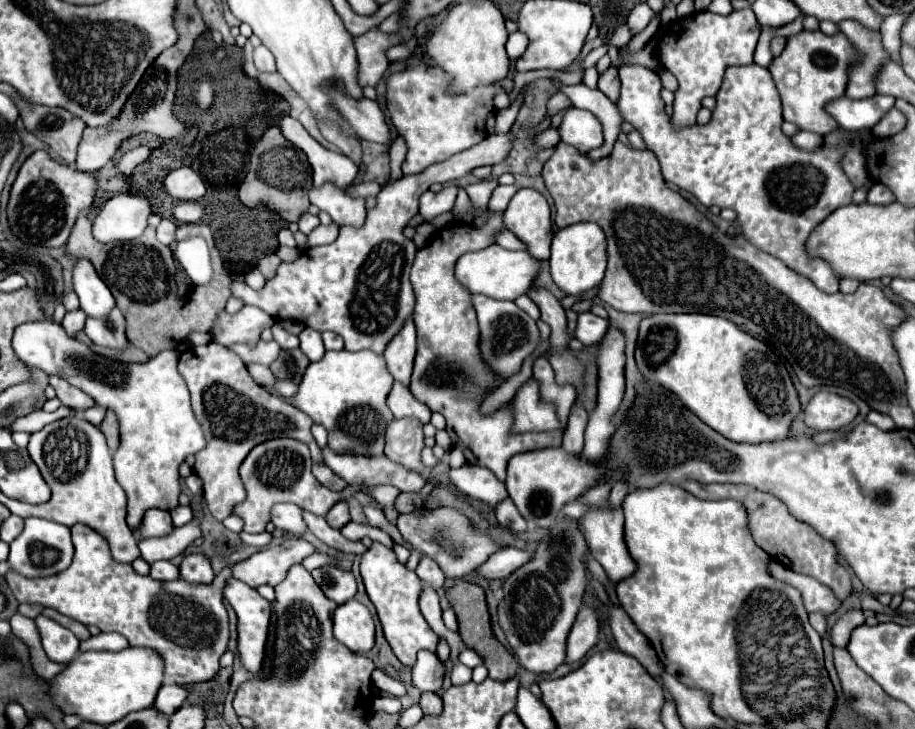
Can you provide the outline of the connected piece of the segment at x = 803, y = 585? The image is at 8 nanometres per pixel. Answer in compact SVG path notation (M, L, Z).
M777 561L769 563L769 575L773 575L781 583L787 583L787 585L799 589L807 613L831 615L841 607L841 599L837 599L835 593L827 585L823 585L811 577L799 575L799 573L779 565Z

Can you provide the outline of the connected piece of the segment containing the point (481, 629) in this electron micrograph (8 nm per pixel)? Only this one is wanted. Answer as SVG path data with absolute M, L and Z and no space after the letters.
M457 581L451 589L447 589L447 599L457 615L457 623L459 623L459 635L463 639L463 643L477 651L479 655L483 655L485 659L485 667L489 669L489 677L495 681L507 681L511 677L515 677L519 663L517 657L513 653L509 653L495 637L493 629L491 629L491 615L487 609L487 601L485 601L485 591L479 585L469 585L465 581Z

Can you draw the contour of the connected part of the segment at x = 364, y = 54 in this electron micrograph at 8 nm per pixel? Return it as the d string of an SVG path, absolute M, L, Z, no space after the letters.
M371 29L365 35L359 35L353 39L353 45L357 51L357 63L359 63L357 83L361 87L377 85L377 81L383 77L389 65L385 51L397 43L399 43L399 35L387 35L377 29Z

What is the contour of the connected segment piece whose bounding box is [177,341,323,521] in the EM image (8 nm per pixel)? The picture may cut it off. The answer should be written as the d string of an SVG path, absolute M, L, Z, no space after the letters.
M215 341L203 347L193 347L181 353L177 369L187 383L193 413L201 423L207 441L205 449L195 453L193 473L201 477L203 499L217 521L227 519L233 513L235 505L245 499L245 487L239 479L237 469L255 445L277 437L291 437L311 449L313 463L323 463L323 453L311 435L313 421L305 413L293 409L285 399L275 397L267 389L257 385L249 375L245 363L227 347Z

